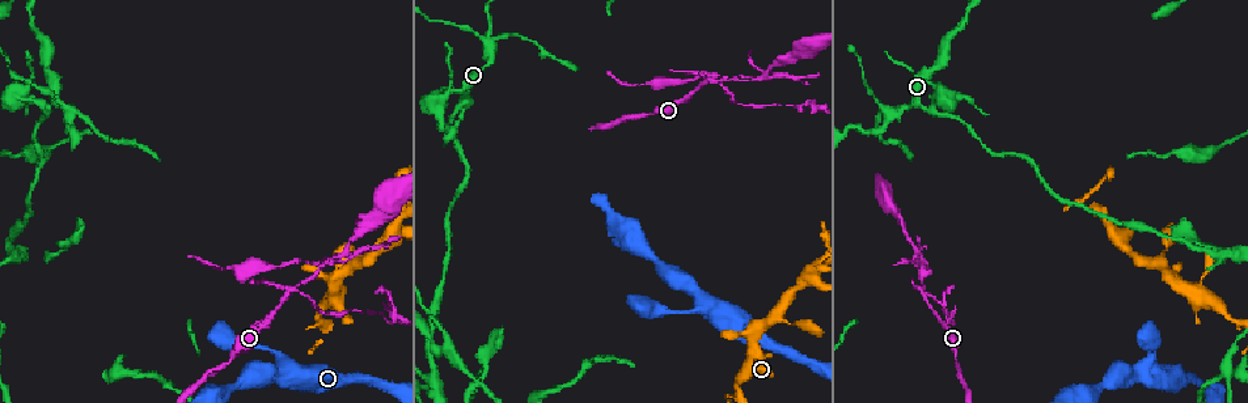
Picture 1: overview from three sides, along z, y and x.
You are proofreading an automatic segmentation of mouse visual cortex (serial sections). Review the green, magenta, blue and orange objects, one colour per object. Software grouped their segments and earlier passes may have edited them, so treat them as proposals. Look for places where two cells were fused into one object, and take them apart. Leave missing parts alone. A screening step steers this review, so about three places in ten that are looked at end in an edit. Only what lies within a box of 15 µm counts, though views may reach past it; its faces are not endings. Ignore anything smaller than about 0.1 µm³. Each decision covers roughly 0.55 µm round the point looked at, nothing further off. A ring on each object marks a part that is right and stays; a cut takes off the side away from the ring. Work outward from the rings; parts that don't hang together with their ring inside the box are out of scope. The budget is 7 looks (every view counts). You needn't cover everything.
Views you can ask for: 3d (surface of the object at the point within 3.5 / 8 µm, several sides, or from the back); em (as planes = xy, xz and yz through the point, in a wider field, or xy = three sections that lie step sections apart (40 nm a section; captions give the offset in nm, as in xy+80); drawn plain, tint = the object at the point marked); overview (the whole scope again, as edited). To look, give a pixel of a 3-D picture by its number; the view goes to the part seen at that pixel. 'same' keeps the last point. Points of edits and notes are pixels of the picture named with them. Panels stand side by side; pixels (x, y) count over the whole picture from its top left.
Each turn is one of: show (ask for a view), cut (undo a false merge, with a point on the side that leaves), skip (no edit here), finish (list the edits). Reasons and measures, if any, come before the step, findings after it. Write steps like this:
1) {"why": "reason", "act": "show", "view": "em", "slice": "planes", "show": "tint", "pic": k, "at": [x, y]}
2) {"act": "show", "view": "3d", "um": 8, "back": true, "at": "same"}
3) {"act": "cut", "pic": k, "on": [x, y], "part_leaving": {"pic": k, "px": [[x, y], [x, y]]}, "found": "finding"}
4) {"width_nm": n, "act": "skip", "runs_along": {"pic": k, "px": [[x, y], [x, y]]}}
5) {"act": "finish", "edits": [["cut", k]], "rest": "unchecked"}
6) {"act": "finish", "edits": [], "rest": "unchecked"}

{"why": "looks like a crossing", "act": "show", "view": "3d", "um": 3.5, "pic": 1, "at": [891, 114]}

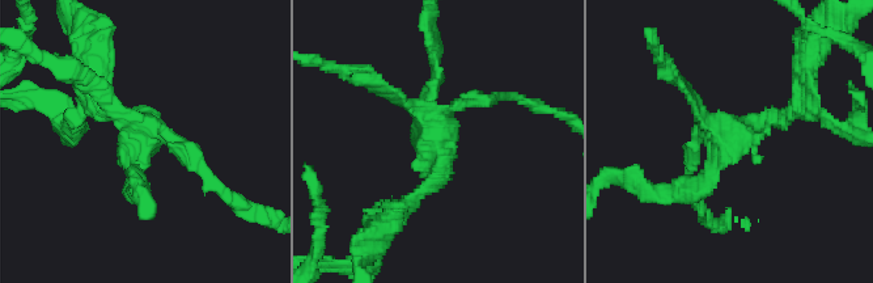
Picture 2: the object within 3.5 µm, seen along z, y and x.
{"why": "shape alone is not enough", "act": "show", "view": "em", "slice": "xy", "step": 5, "show": "plain", "pic": 2, "at": [726, 137]}

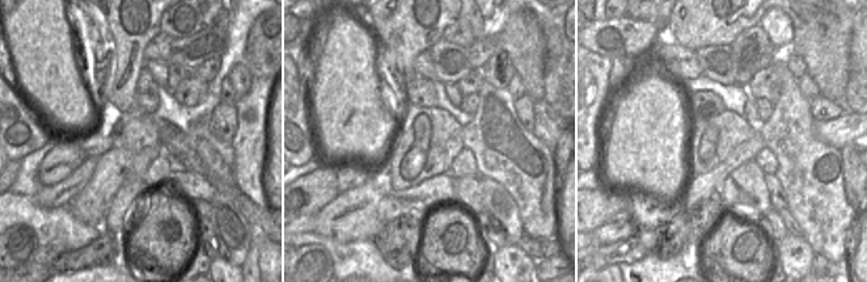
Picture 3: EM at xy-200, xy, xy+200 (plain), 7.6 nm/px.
{"act": "show", "view": "em", "slice": "xy", "step": 5, "show": "tint", "at": "same"}

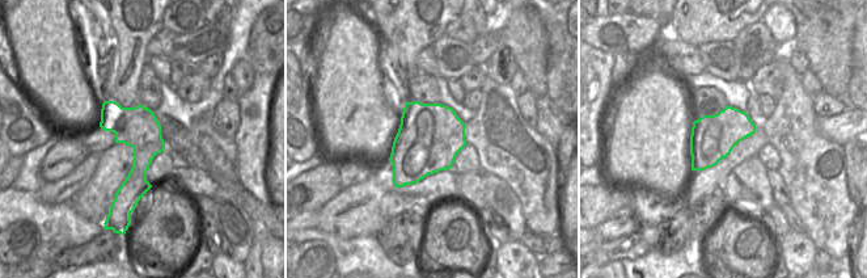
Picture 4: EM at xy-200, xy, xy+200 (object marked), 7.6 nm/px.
{"arm_widths_nm": [100, 150, 200, 200], "act": "cut", "pic": 2, "on": [191, 167], "part_leaving": {"pic": 2, "px": [[161, 135], [233, 203], [261, 211]]}, "found": "two cells meet here"}

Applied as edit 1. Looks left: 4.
{"why": "arms part here", "act": "show", "view": "3d", "um": 3.5, "pic": 1, "at": [318, 268]}

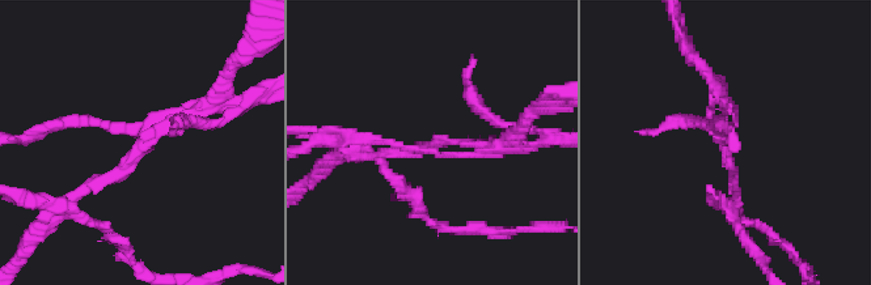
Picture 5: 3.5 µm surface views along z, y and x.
{"act": "show", "view": "em", "slice": "xy", "step": 5, "show": "plain", "pic": 5, "at": [436, 141]}

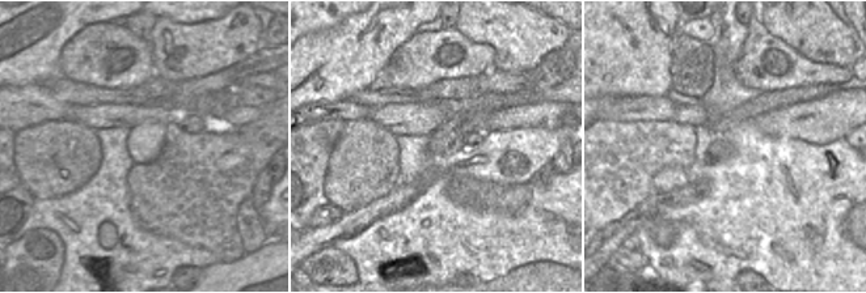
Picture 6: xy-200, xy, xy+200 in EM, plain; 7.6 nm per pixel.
{"act": "show", "view": "em", "slice": "xy", "step": 5, "show": "tint", "at": "same"}

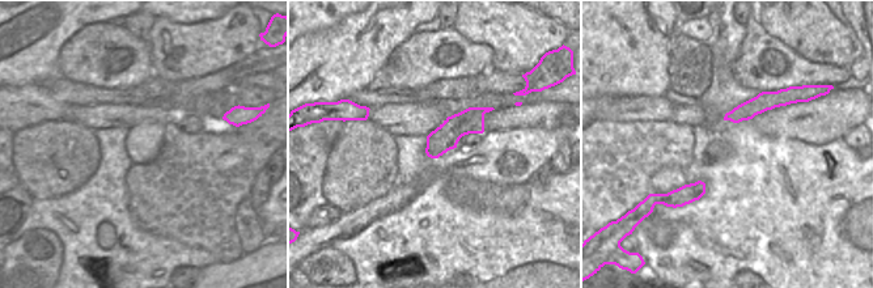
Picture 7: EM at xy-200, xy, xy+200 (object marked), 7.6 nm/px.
{"act": "skip", "runs_along": {"pic": 5, "px": [[77, 192], [210, 101]]}, "found": "continuous, no second cell"}

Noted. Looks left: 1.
{"act": "finish", "edits": [["cut", 2]], "rest": "unchecked"}

